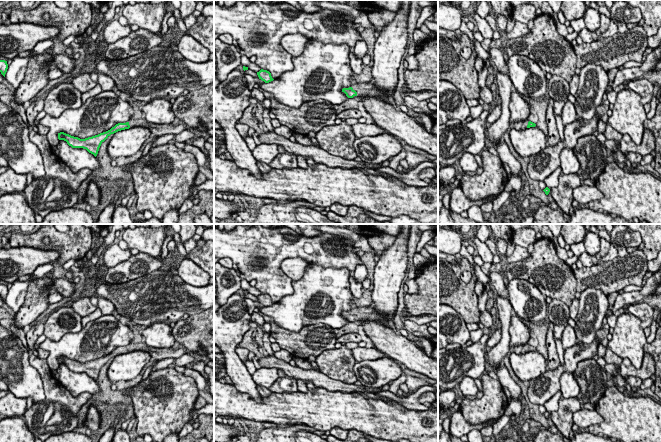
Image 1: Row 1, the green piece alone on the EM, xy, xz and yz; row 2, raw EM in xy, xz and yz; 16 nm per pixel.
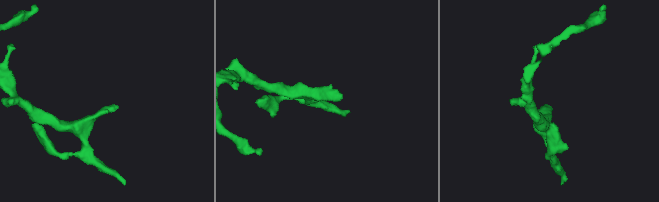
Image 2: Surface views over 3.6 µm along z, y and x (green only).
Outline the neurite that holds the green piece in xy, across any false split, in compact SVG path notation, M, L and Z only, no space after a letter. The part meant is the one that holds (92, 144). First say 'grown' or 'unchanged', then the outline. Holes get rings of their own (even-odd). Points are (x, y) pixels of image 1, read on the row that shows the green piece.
grown; M130 119L126 123L118 123L110 130L100 133L98 135L88 137L85 139L80 139L78 137L71 136L64 132L58 133L58 139L64 140L72 148L83 148L86 149L89 153L93 154L95 157L98 154L101 144L111 135L118 131L133 128L133 127L145 127L151 131L151 134L155 137L160 137L166 134L178 134L183 130L190 130L190 128L183 124L179 123L177 126L173 124L154 124L146 121L145 119Z

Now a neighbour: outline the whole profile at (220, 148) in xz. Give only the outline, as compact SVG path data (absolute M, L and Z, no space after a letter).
M214 129L214 156L220 156L227 152L225 135L223 130Z

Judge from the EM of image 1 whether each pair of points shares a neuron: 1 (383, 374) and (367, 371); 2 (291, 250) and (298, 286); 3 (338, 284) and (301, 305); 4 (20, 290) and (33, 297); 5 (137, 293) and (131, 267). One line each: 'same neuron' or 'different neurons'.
1: same neuron
2: different neurons
3: same neuron
4: different neurons
5: different neurons

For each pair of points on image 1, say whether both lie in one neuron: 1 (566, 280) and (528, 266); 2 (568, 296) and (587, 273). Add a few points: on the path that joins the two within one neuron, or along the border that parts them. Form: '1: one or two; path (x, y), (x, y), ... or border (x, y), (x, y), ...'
1: one; path (557, 278), (542, 269), (537, 269)
2: two; border (572, 270), (576, 280), (577, 291)

